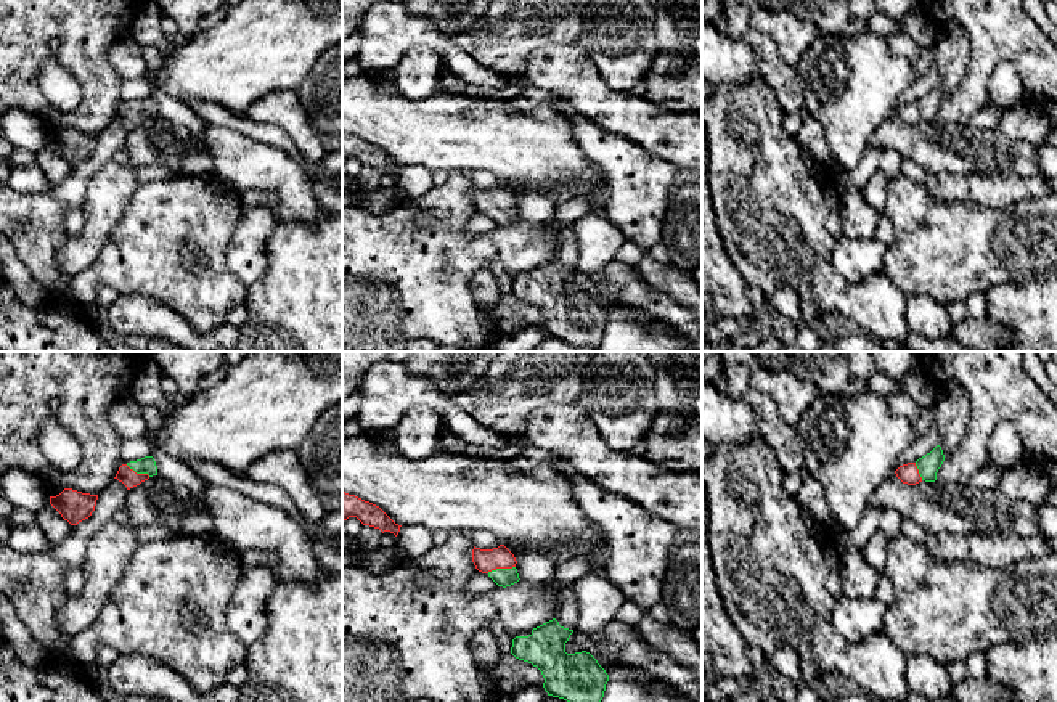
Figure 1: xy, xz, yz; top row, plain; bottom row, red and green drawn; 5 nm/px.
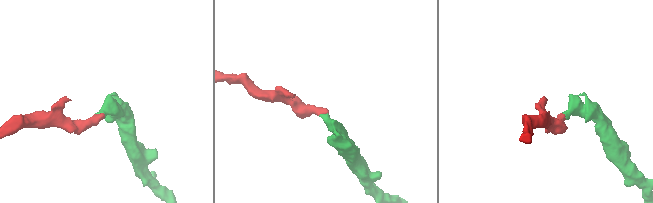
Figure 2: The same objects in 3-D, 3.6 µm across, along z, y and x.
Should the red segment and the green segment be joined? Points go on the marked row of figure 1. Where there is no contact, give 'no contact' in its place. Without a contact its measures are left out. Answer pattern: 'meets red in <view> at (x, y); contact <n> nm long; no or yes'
meets red in xz at (500, 567); contact 150 nm long; yes

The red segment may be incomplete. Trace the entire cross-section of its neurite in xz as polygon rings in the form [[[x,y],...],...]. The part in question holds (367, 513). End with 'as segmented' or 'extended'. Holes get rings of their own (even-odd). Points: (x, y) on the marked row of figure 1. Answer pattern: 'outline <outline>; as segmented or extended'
outline [[[342,492],[342,522],[349,517],[357,517],[363,525],[379,529],[382,533],[390,532],[395,537],[402,527],[395,524],[379,506]]]; as segmented

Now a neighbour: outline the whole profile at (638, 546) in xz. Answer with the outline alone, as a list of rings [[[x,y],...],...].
[[[528,445],[517,456],[511,458],[509,463],[522,474],[549,466],[553,471],[567,477],[572,484],[573,500],[580,504],[586,517],[596,522],[607,535],[604,559],[607,578],[623,593],[625,601],[643,609],[649,610],[662,601],[662,580],[675,546],[676,525],[654,516],[631,500],[606,492],[551,451]]]

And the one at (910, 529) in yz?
[[[904,517],[901,520],[901,533],[917,543],[922,543],[927,535],[927,532],[919,524]]]

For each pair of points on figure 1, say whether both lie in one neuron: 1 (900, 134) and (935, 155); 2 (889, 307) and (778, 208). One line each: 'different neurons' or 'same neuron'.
1: same neuron
2: same neuron

